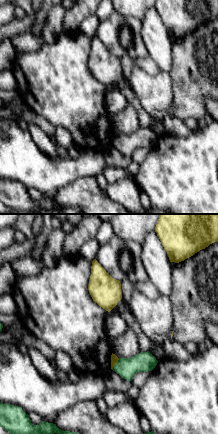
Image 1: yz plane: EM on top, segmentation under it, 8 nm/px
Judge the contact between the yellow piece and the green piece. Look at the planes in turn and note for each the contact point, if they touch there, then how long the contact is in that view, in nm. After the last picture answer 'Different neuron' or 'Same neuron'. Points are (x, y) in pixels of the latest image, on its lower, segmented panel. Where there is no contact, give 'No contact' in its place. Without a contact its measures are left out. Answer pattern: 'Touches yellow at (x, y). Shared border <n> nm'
Touches yellow at (116, 363). Shared border 110 nm

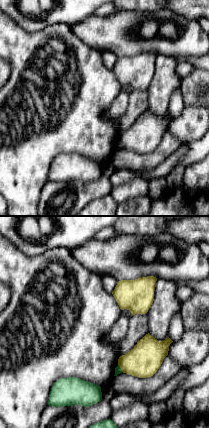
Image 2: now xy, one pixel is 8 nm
Touches yellow at (120, 367). Shared border 70 nm

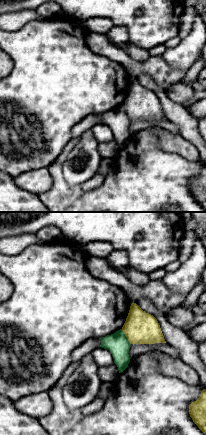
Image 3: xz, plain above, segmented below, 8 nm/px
Touches yellow at (126, 336). Shared border 150 nm

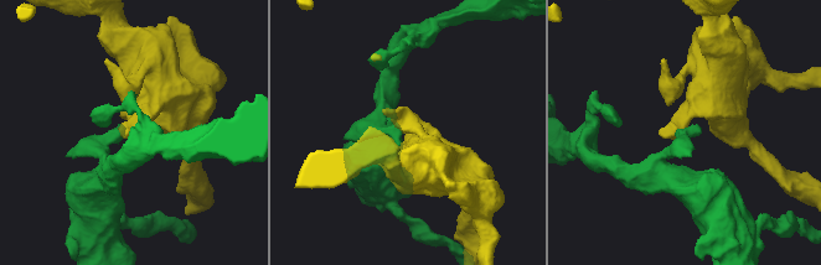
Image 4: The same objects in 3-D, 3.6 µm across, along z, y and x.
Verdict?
Different neuron

